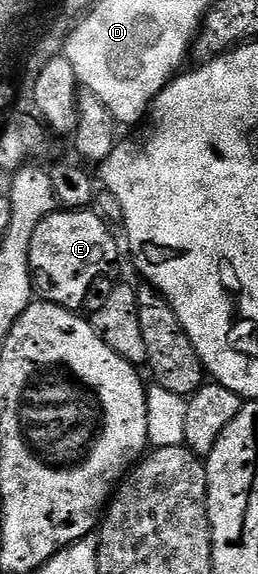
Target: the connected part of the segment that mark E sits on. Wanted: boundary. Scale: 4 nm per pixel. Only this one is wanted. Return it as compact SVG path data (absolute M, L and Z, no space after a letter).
M52 213L35 229L33 234L33 246L29 248L29 268L33 270L33 286L35 288L36 294L40 296L44 302L47 303L57 303L60 307L65 307L69 311L80 312L82 310L81 306L89 299L89 290L93 287L93 282L96 279L101 279L109 270L113 267L113 235L109 231L105 231L105 227L101 223L97 223L97 219L90 213Z

